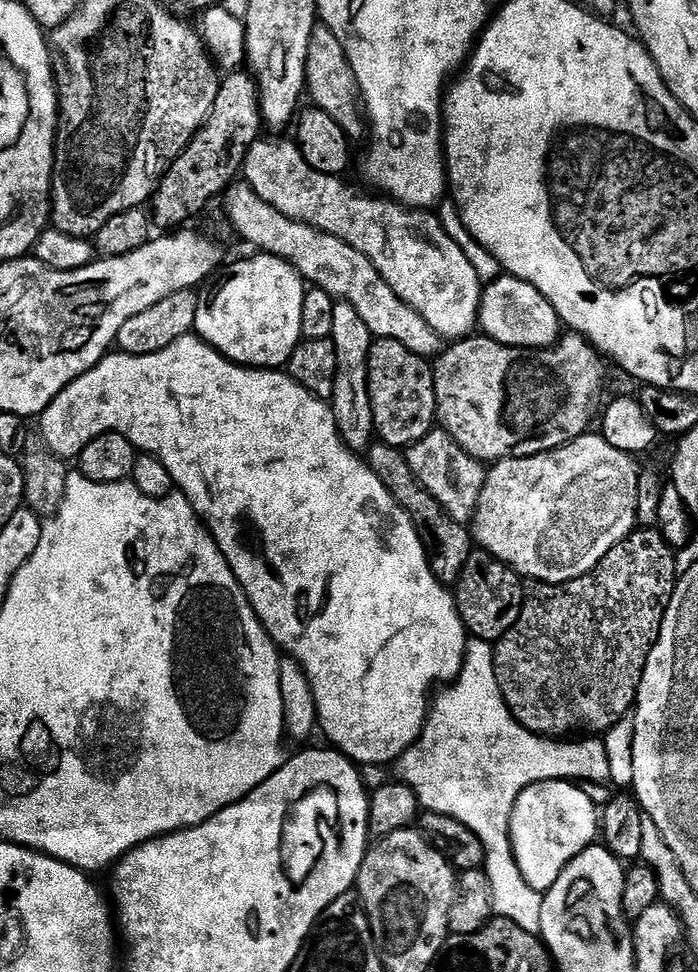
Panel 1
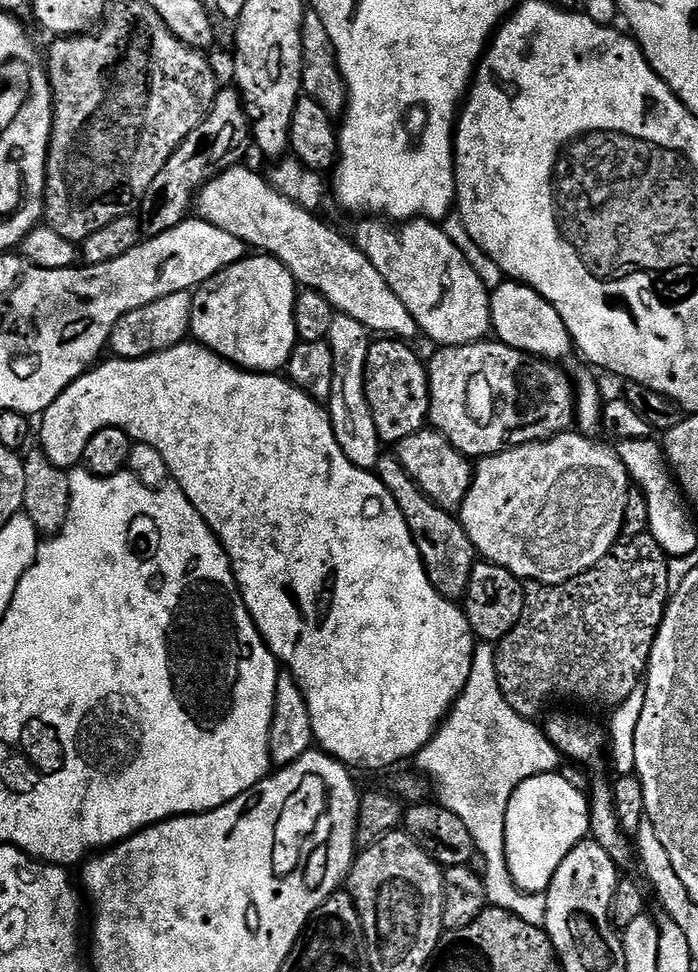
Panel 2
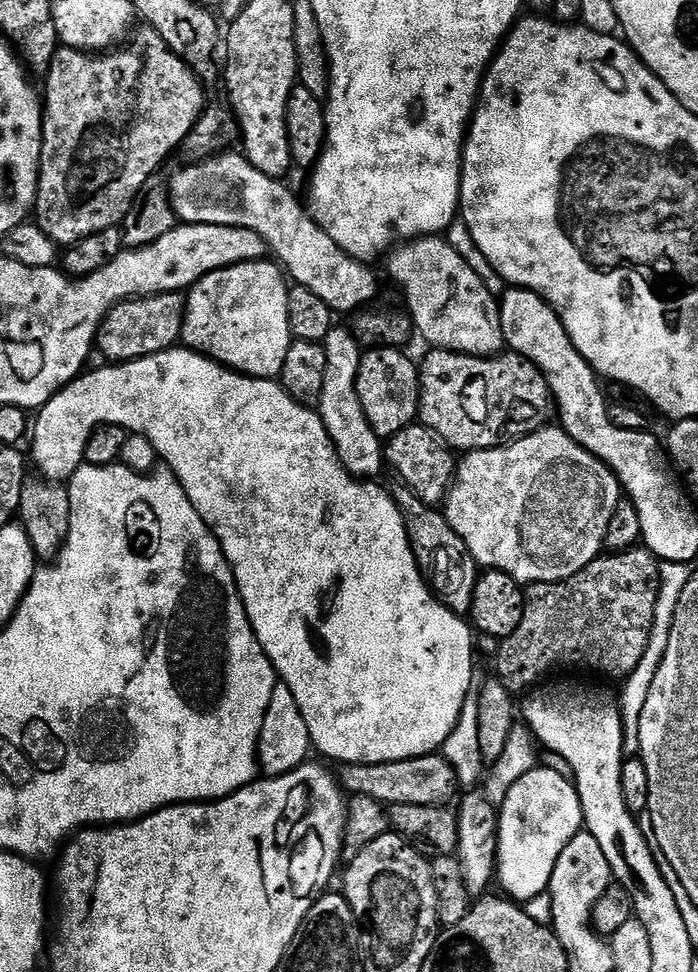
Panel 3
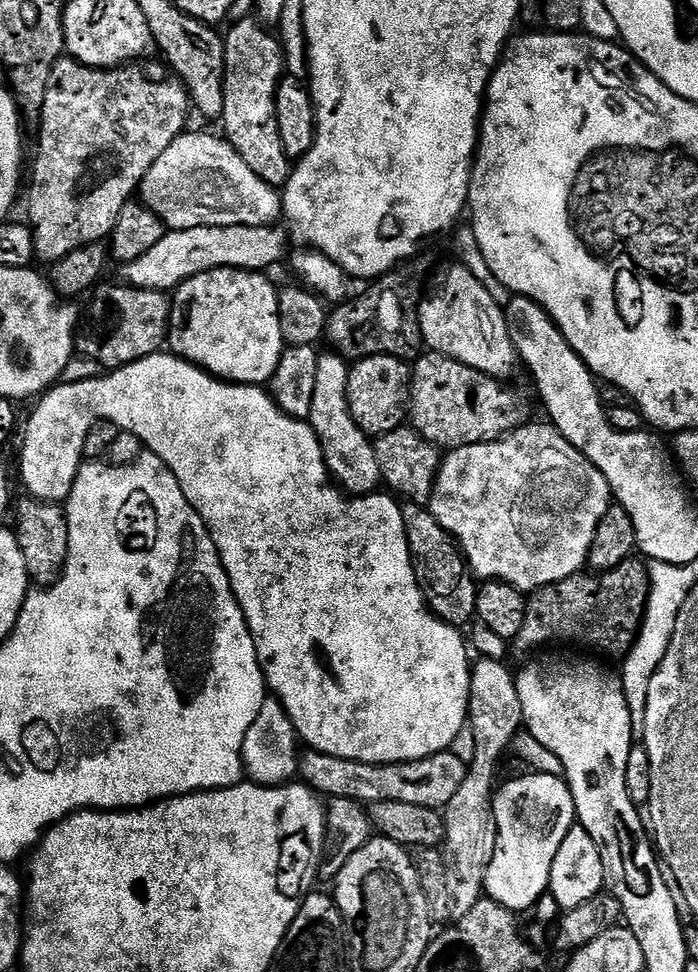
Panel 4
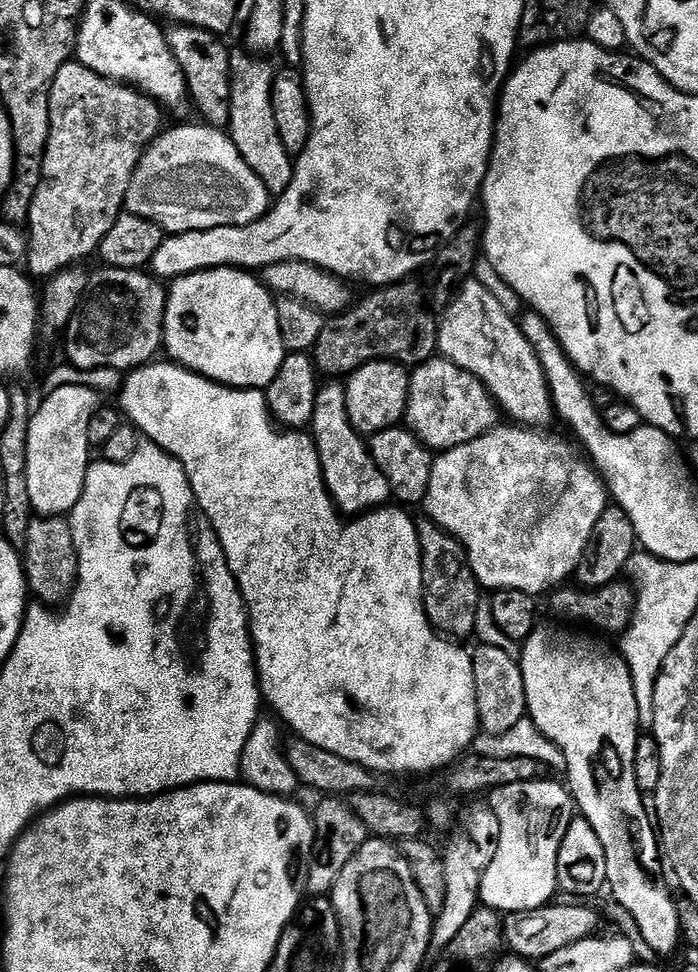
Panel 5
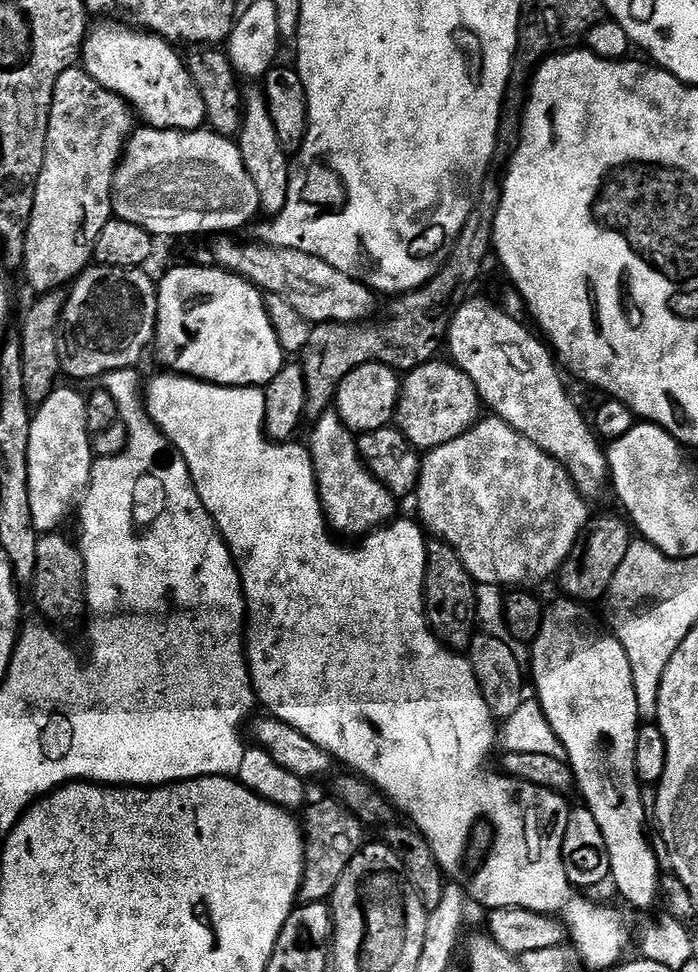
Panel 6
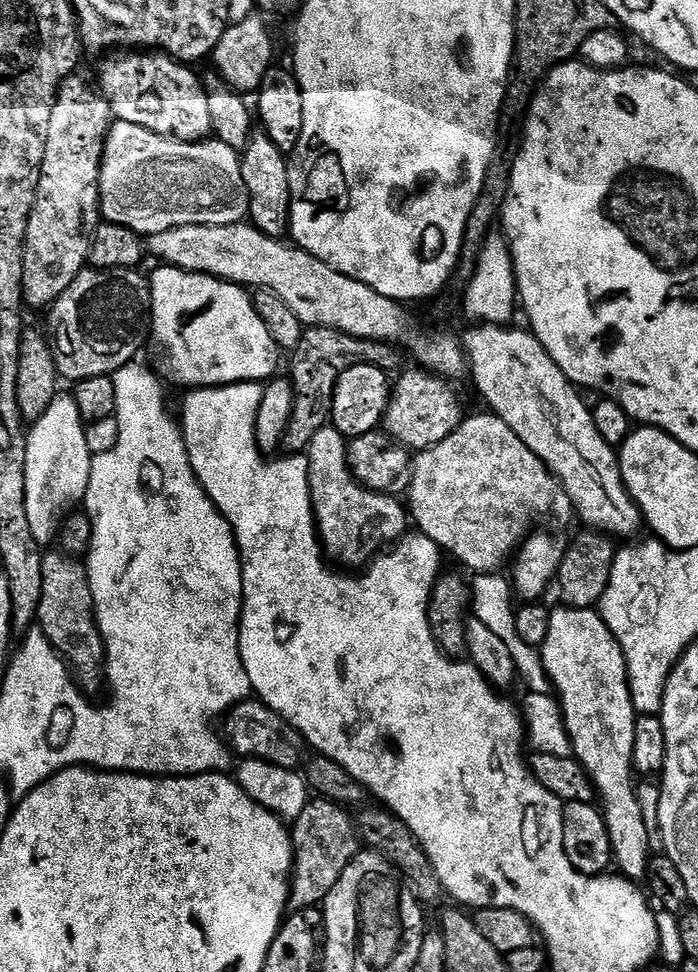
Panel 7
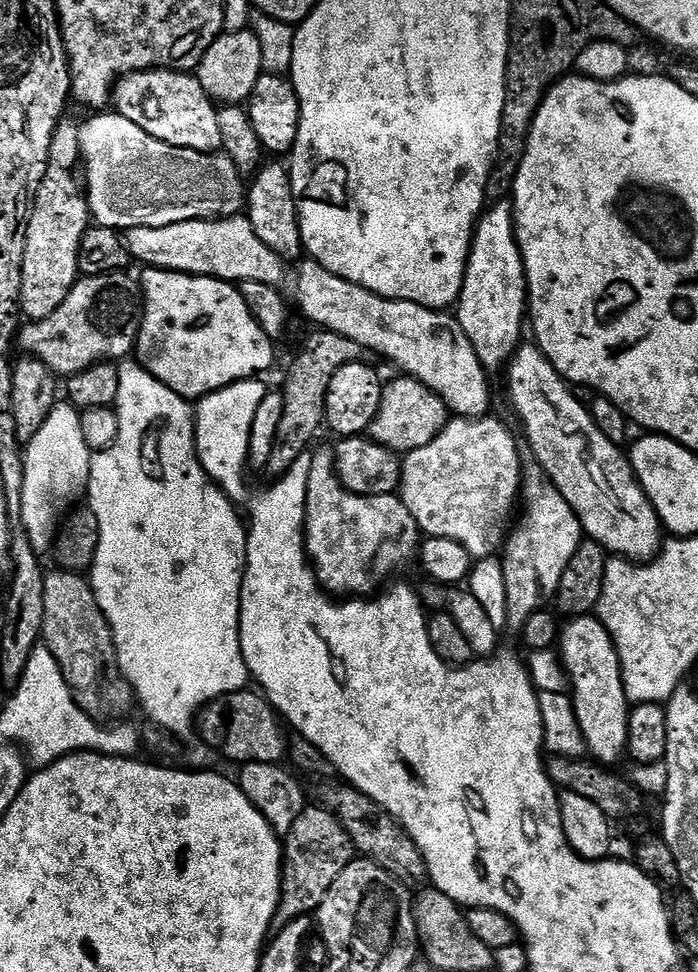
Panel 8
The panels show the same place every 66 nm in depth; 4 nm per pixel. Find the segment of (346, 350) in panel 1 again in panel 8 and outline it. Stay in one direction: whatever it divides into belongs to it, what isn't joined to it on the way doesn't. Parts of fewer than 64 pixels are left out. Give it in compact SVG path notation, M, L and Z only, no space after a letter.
M331 447L315 449L312 452L310 462L310 474L306 478L306 518L304 519L304 546L308 554L308 559L312 566L312 571L316 573L316 578L320 582L325 593L336 598L368 598L379 593L381 589L389 583L388 576L392 576L403 564L408 564L412 559L417 559L418 549L422 544L422 533L420 527L414 522L410 510L401 502L399 495L390 496L359 496L353 492L347 492L342 486L342 482L336 473L336 453Z

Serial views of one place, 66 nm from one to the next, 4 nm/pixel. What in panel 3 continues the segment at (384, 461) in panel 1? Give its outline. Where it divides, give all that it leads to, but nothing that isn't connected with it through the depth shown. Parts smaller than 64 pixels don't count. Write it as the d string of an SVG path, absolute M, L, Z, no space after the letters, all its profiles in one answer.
M399 482L393 484L390 488L392 500L402 514L412 553L416 556L421 574L428 581L428 587L436 595L436 599L443 602L453 614L467 617L474 602L474 586L478 575L476 559L470 554L466 542L458 538L454 526L450 526L439 507L422 502L422 498L418 498L418 494L414 494L414 490L406 485Z

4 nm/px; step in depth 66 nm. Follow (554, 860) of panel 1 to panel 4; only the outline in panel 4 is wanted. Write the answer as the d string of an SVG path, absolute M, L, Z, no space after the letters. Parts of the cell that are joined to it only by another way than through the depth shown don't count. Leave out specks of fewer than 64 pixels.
M529 775L522 777L521 780L512 780L509 784L502 785L501 788L499 785L495 789L494 807L498 826L498 846L496 847L496 860L490 866L484 883L484 891L491 899L497 900L502 906L512 909L517 914L523 913L523 908L531 909L541 903L542 897L549 891L554 858L566 834L578 820L572 792L561 777Z

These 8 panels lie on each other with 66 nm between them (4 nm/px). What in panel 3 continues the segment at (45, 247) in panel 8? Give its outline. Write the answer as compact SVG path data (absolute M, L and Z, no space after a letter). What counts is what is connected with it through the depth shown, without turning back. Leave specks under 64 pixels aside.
M151 26L138 28L136 37L134 32L127 41L128 48L93 54L61 47L47 70L48 85L42 88L46 107L34 222L46 230L57 246L77 244L98 234L98 230L117 227L126 218L138 194L144 191L146 182L157 175L160 163L179 144L181 147L187 141L205 110L206 88L200 77L181 56L170 51Z

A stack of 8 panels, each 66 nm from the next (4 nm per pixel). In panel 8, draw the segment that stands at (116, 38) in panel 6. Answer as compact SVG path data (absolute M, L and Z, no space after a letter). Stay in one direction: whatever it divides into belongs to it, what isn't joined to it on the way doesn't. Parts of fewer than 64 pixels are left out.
M150 68L147 72L132 72L117 80L114 108L130 118L134 126L142 126L146 134L167 144L199 152L220 152L222 134L218 131L218 108L212 97L200 85L195 75L173 72L171 68Z

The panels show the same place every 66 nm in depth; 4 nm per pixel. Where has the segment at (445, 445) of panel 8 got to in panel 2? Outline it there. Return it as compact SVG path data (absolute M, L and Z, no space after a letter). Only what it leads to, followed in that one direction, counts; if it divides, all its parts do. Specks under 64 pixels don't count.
M569 430L562 432L558 436L552 436L549 440L539 440L533 444L524 444L521 448L508 448L504 452L499 452L493 456L485 456L477 459L474 464L472 474L472 485L462 502L458 513L461 526L466 530L470 542L476 547L477 553L487 563L497 564L506 570L513 572L524 582L535 582L538 584L561 584L575 576L594 568L596 563L612 551L621 539L622 518L626 514L626 498L630 487L630 477L626 466L622 466L619 456L610 448L603 448L600 444L595 444L595 439L589 438L579 431Z

